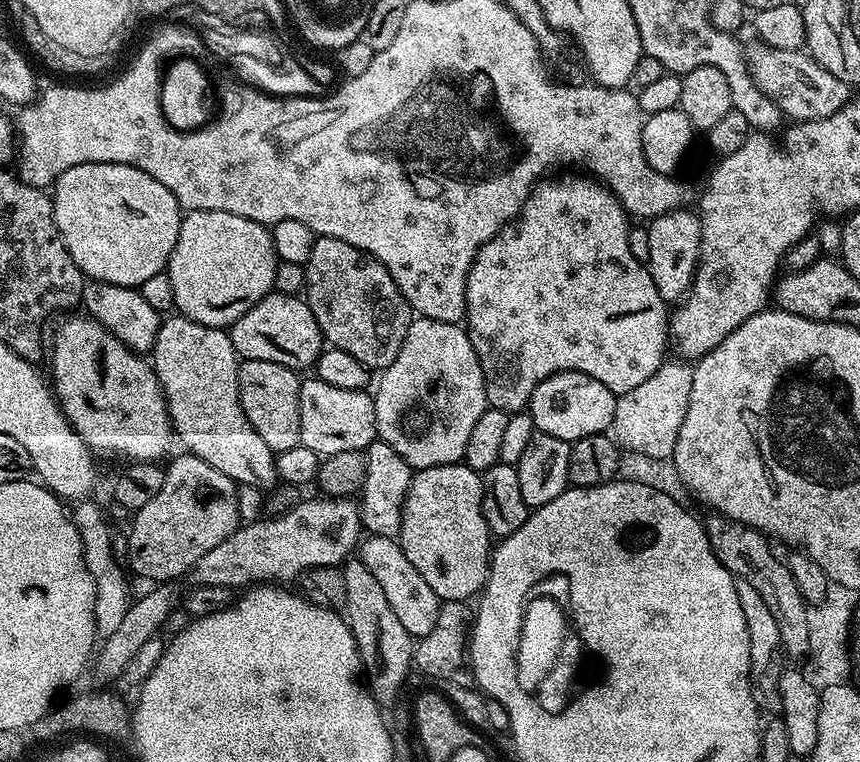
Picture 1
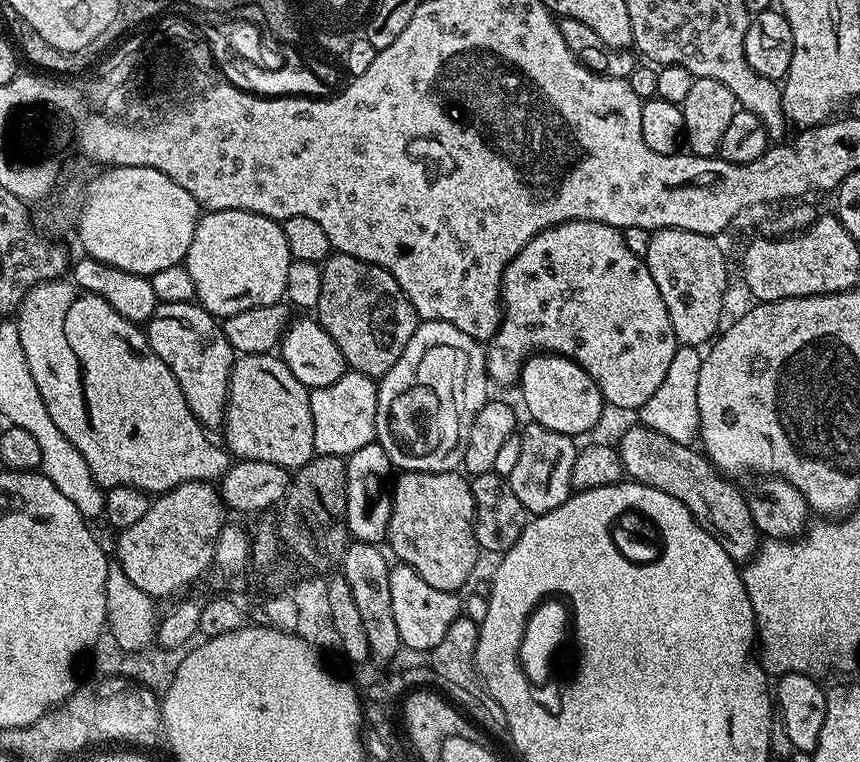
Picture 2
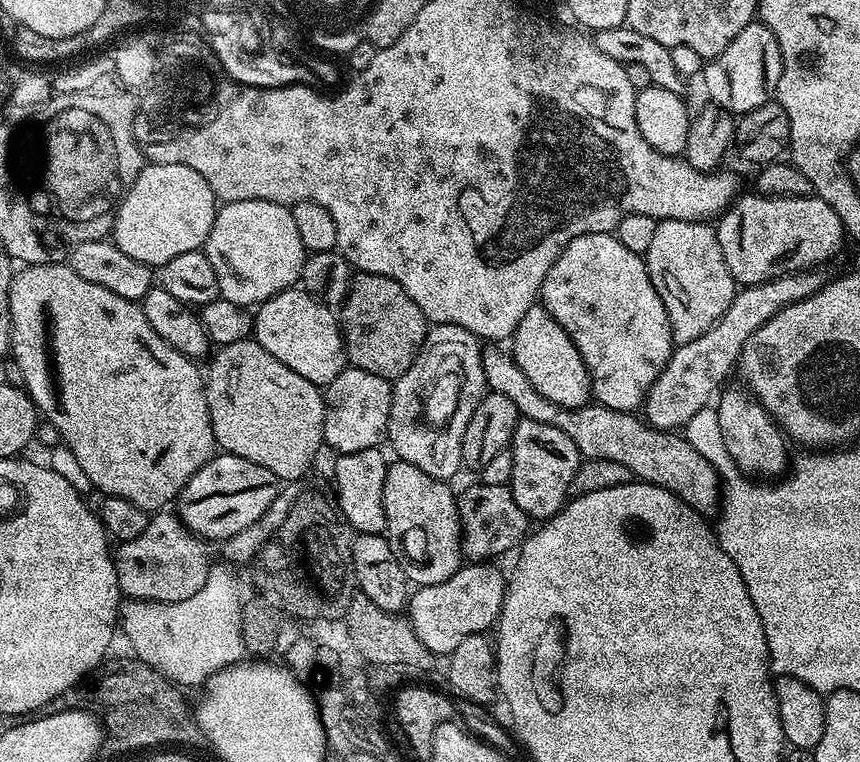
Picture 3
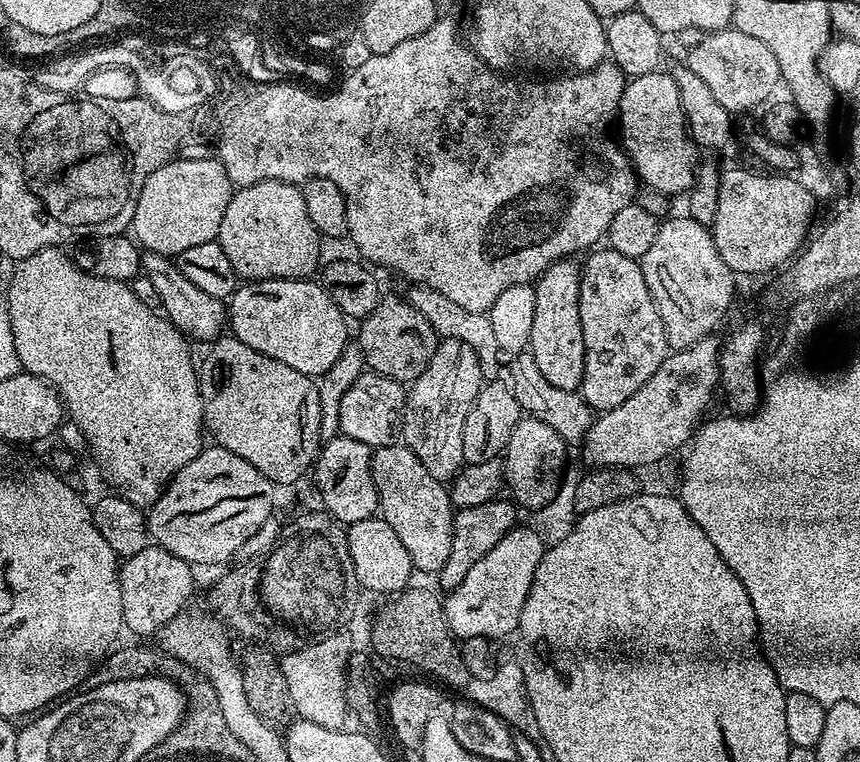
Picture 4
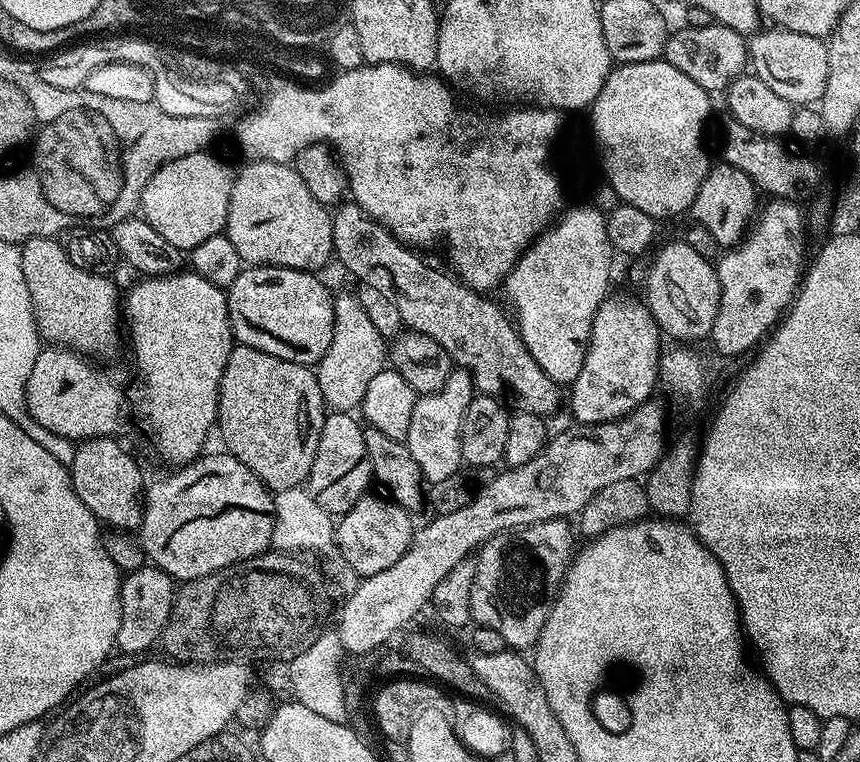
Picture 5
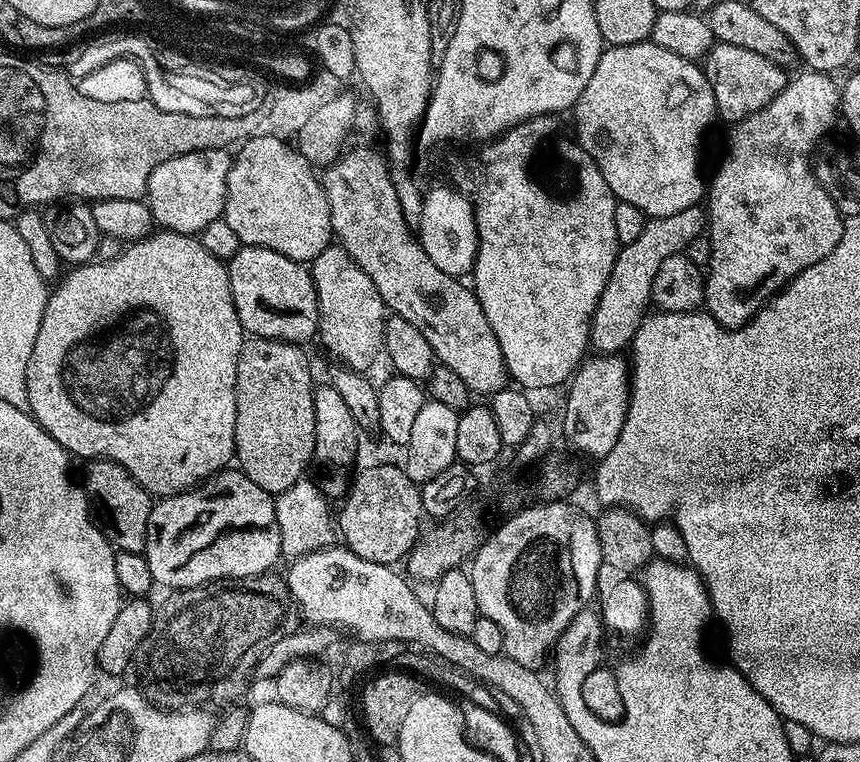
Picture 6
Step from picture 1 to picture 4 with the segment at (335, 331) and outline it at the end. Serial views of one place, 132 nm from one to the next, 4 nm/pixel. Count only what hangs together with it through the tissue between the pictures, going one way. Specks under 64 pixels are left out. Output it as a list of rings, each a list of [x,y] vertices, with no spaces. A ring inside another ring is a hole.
[[[385,295],[374,314],[359,321],[358,328],[358,347],[364,354],[365,365],[379,376],[411,382],[424,373],[426,366],[430,366],[430,358],[434,358],[438,343],[434,326],[430,326],[430,322],[426,322],[426,318],[422,318],[406,298],[400,297],[399,300],[396,296]]]

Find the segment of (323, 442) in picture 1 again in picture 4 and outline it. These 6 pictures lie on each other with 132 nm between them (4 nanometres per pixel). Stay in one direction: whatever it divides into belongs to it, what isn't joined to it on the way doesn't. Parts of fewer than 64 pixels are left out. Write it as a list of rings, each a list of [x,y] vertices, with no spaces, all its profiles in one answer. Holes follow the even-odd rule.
[[[371,370],[365,371],[356,379],[354,386],[342,394],[342,402],[338,406],[339,435],[354,438],[354,442],[362,442],[373,450],[397,443],[404,423],[405,399],[406,388],[401,381],[379,376]]]

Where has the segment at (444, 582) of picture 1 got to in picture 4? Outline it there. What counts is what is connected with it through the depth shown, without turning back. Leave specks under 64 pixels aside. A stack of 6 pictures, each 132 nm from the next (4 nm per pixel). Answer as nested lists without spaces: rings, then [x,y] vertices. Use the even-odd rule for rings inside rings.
[[[397,442],[377,448],[372,453],[372,477],[376,493],[380,499],[379,515],[398,534],[402,546],[412,559],[412,567],[417,573],[439,573],[450,558],[452,549],[452,517],[454,509],[448,497],[448,488],[408,448]]]

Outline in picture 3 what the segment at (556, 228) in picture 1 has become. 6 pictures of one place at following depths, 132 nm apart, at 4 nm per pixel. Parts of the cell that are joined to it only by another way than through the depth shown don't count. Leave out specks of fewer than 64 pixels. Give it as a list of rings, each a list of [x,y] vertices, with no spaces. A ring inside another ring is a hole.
[[[599,232],[598,234],[582,234],[578,238],[571,240],[561,250],[557,260],[550,266],[550,270],[540,287],[539,299],[542,301],[543,308],[562,326],[562,330],[566,330],[566,334],[574,342],[578,354],[582,354],[582,362],[586,366],[588,377],[592,383],[592,395],[595,403],[606,406],[610,410],[635,413],[643,405],[644,399],[648,397],[648,391],[654,386],[658,374],[662,374],[666,362],[672,357],[674,351],[670,318],[666,314],[666,306],[662,302],[658,290],[654,290],[654,282],[648,273],[648,265],[645,257],[634,254],[634,250],[626,250],[626,246],[622,246],[622,242],[618,242],[618,238],[613,233]]]

